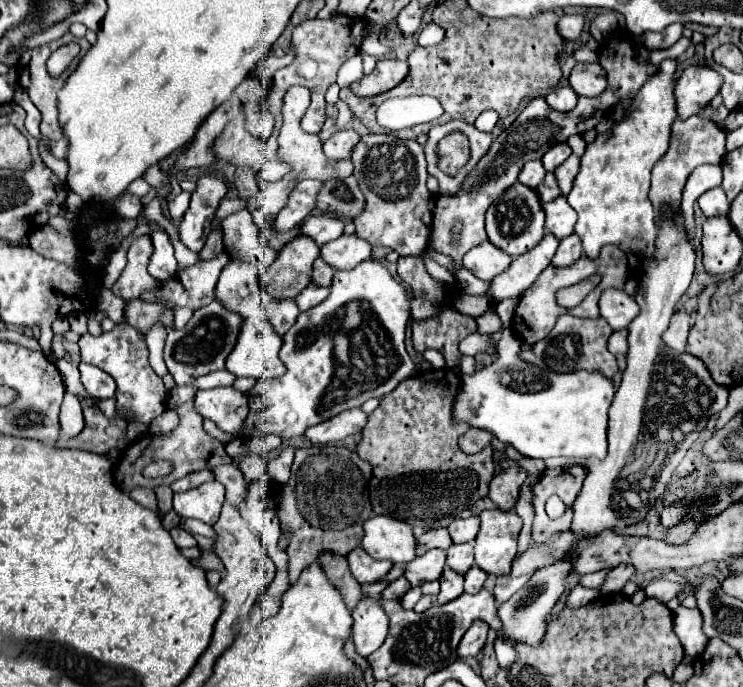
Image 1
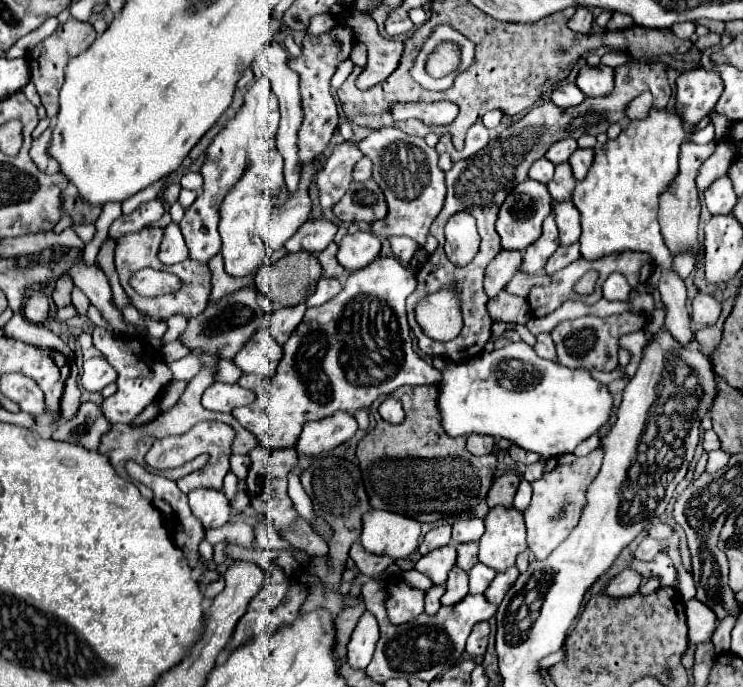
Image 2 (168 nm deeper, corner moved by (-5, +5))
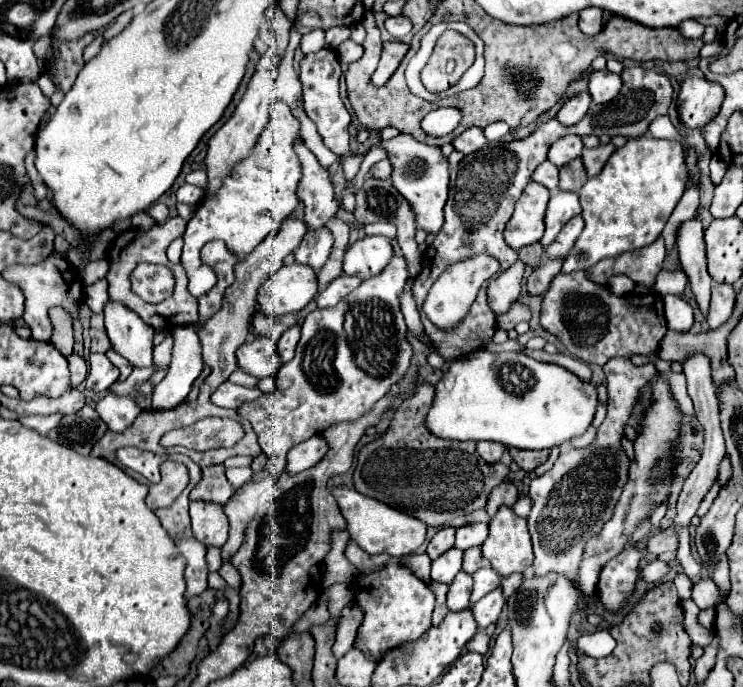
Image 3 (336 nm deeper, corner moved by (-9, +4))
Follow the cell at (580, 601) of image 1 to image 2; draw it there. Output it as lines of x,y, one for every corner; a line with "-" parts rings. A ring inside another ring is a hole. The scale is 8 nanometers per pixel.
625,569
623,573
619,573
619,575
605,587
603,593
607,593
607,595
633,595
633,593
639,589
641,581
643,581
643,577
641,577
637,571

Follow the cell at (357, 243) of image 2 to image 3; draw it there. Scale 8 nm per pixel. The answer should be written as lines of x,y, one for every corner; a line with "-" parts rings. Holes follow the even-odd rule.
365,236
347,246
343,258
343,272
359,276
361,280
379,274
393,256
391,240
385,236

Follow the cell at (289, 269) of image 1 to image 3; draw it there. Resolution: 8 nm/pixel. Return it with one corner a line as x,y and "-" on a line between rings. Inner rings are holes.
303,264
281,266
279,272
271,274
257,292
257,304
269,316
297,314
317,294
317,276
313,268

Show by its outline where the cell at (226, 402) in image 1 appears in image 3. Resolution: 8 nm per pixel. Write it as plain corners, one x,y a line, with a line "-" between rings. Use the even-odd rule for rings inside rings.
229,380
223,382
213,394
211,394
211,402
215,406
221,406
221,408
239,408
243,402
251,402
251,400
257,400
263,392
259,388
245,388
245,386
237,386
237,384
231,384

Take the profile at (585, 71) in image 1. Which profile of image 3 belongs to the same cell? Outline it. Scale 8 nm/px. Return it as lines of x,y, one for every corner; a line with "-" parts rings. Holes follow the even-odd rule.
609,70
591,72
589,76
589,94
595,104
609,102
621,88
621,78

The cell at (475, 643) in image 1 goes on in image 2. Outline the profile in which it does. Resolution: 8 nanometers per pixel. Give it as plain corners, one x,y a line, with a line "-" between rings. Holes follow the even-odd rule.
487,621
477,623
477,625
473,627
469,639
467,639
465,651
467,651
469,655
473,655
473,657
485,655
485,651
487,651
487,637
489,637
489,623
487,623

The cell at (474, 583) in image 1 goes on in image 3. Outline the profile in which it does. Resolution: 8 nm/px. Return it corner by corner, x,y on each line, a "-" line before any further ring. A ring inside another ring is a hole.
483,566
481,570
477,570
473,574
473,580
475,580
475,584
473,584
473,592
471,592
471,604
479,602
485,594
489,594
491,590
495,590
501,584
501,576
495,574
495,570
489,566

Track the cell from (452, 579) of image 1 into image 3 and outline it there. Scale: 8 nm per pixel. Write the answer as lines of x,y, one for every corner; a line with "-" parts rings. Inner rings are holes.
459,572
453,580
453,584
449,586
449,594
447,594
447,606
449,610
457,612
457,610
465,610
469,608
469,596
471,596
471,586
473,586
473,578
465,572

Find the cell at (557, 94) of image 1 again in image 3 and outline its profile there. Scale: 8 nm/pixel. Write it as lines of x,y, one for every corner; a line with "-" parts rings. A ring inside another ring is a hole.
579,92
579,94
571,96
571,98
561,106
561,110
557,112
557,120
559,120
561,124
565,124
565,126
577,124
577,122
583,118
583,114
589,110
589,106
591,106
591,96
589,96
589,92

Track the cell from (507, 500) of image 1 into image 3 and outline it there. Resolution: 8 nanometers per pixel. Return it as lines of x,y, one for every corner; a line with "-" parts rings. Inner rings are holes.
511,482
499,484
497,488
491,490
491,496
489,496
489,502
487,502
487,508
485,508
487,514
495,516
497,508
503,506
503,504
511,508
517,502
517,496
519,496
519,490
515,488
515,484
511,484

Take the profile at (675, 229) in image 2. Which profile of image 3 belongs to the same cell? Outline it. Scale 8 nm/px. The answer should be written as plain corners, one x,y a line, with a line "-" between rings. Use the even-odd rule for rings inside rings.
699,216
685,220
677,230
677,260
685,274
689,276
695,300
703,314
707,314
709,296
711,296
711,276
707,272
703,224

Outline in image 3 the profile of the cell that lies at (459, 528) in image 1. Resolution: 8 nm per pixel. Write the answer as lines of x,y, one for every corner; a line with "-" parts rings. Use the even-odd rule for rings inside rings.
467,524
457,528
455,546
459,550
467,550
471,546
481,546
485,538
487,538
487,524

